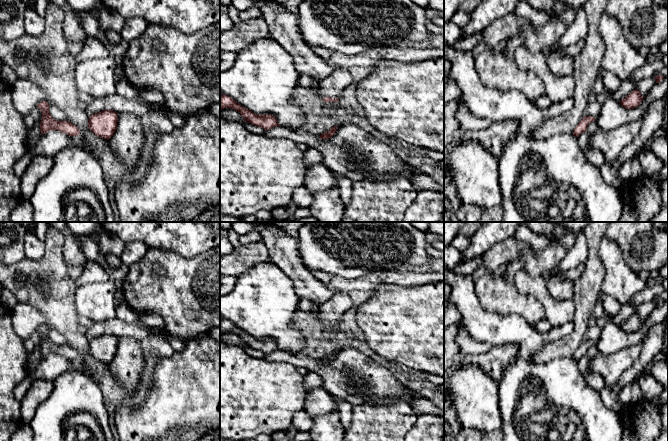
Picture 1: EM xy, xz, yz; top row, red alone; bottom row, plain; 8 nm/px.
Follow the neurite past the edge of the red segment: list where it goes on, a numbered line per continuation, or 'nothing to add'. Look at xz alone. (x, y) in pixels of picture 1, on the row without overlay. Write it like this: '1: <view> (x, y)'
1: xz (332, 310)

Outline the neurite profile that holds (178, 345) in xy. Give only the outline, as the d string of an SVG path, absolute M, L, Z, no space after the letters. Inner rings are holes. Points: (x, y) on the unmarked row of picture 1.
M167 332L167 339L166 339L166 341L172 346L172 348L174 349L175 352L181 352L185 348L184 341L176 338L176 337L173 337L168 332Z

